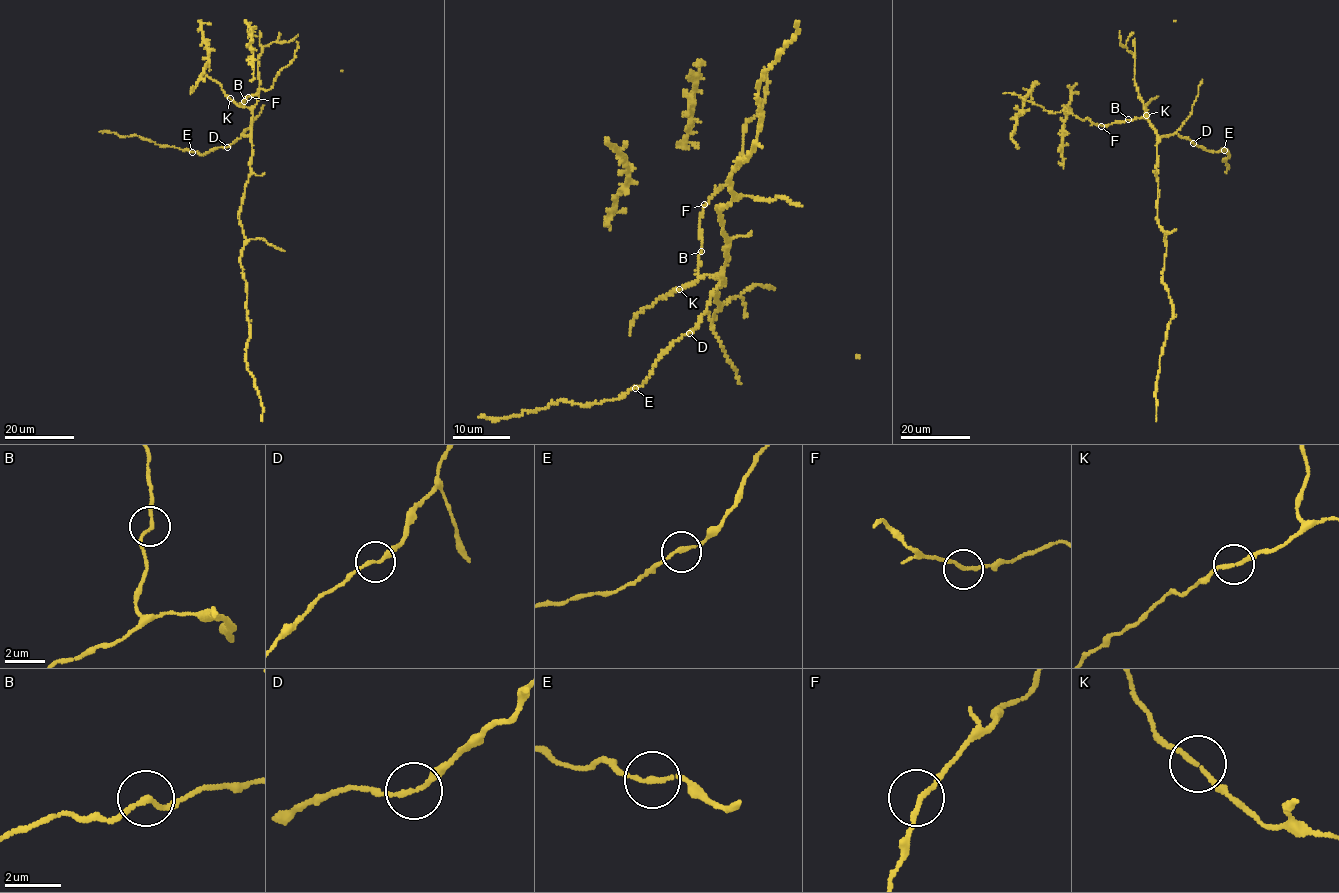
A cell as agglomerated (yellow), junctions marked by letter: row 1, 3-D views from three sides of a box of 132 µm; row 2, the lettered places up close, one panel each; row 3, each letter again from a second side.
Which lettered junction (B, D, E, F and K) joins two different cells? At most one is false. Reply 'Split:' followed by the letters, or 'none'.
Split: none

